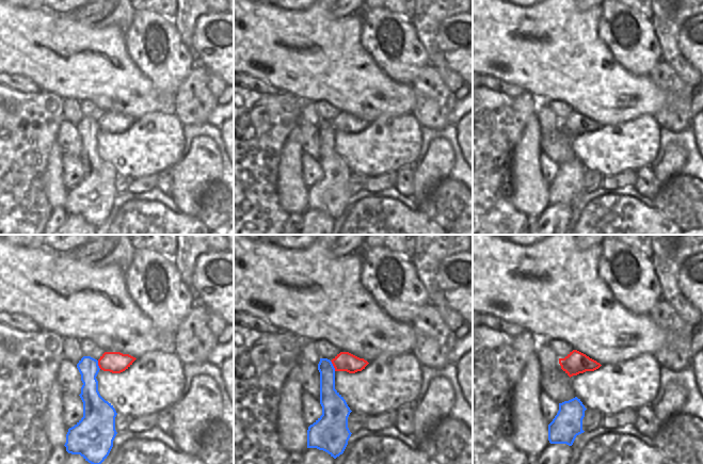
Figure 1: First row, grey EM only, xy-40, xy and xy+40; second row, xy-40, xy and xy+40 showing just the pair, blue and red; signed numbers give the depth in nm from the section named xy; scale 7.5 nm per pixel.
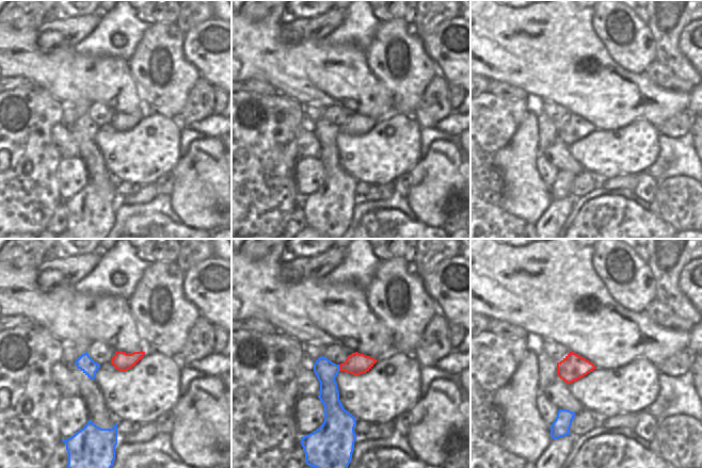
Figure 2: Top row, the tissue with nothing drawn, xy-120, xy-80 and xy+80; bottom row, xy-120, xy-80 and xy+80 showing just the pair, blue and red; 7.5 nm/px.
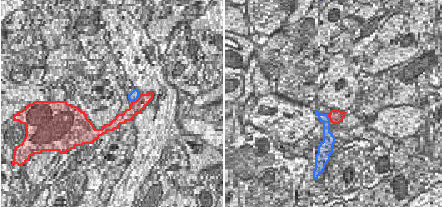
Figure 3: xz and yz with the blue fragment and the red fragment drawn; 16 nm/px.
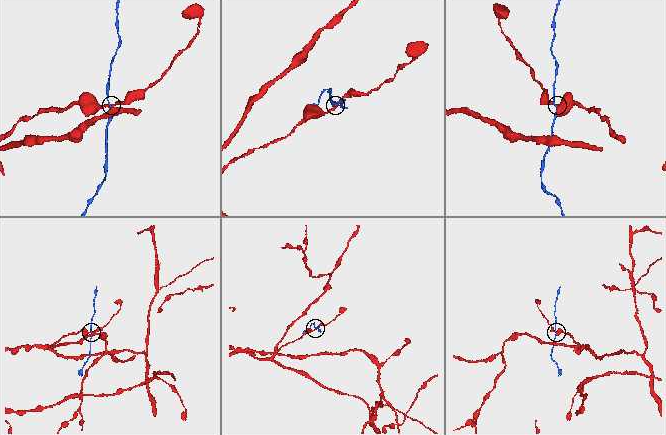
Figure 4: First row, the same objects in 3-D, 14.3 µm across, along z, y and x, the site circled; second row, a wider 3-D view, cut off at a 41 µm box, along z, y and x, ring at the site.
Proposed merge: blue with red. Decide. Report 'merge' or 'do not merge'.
do not merge

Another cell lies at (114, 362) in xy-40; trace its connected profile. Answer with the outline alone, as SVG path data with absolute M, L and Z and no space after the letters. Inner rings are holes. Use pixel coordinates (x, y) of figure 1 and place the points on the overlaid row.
M105 352L98 359L98 366L103 371L121 373L128 369L137 358L121 352Z

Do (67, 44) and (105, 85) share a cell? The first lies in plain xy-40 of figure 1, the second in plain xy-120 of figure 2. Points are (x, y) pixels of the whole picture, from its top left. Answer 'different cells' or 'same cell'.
same cell

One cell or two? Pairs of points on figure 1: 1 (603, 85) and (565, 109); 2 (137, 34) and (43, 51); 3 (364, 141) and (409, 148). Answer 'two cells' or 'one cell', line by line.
1: two cells
2: two cells
3: one cell

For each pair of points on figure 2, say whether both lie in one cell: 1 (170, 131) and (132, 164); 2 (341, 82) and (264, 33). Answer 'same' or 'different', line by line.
1: same
2: same

